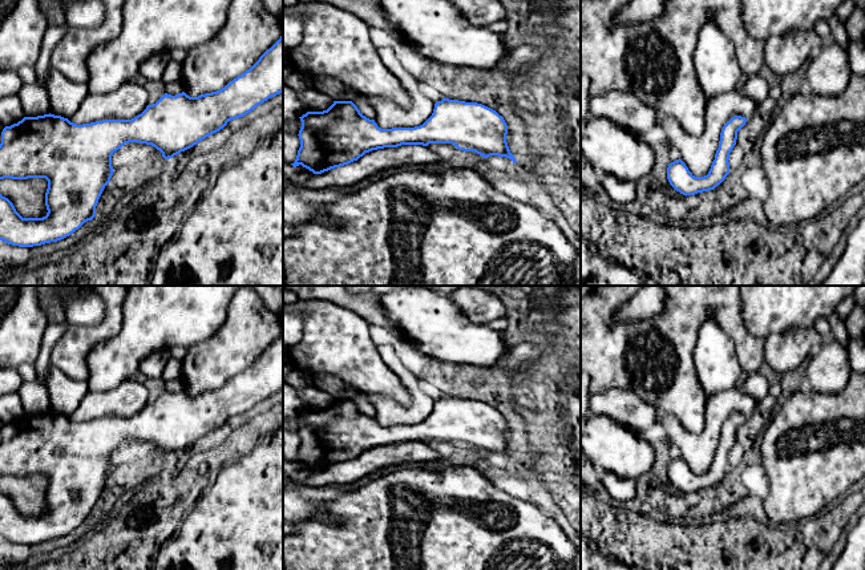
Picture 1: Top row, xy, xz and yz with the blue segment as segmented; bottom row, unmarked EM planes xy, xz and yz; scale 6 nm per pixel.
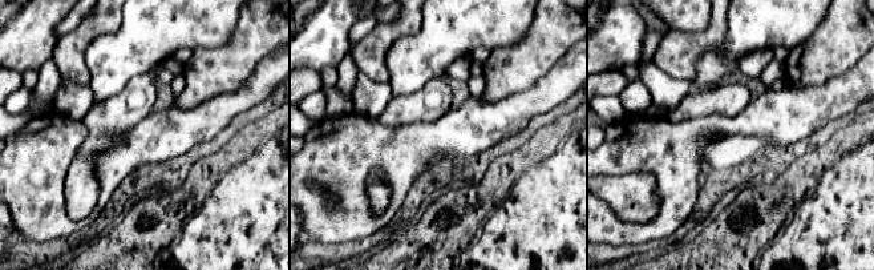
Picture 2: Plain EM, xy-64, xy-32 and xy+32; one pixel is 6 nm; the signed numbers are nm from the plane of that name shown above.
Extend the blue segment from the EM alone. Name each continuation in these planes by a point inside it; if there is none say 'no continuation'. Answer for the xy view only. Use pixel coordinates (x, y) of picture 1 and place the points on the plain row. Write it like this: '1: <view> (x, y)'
no continuation

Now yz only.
no continuation

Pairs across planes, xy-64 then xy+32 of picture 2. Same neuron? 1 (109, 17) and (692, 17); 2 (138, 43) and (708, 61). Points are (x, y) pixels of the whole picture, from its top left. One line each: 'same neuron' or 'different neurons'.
1: different neurons
2: same neuron

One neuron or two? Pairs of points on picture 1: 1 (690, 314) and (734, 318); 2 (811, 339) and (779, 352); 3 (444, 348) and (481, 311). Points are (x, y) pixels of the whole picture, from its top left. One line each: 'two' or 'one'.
1: one
2: one
3: two

